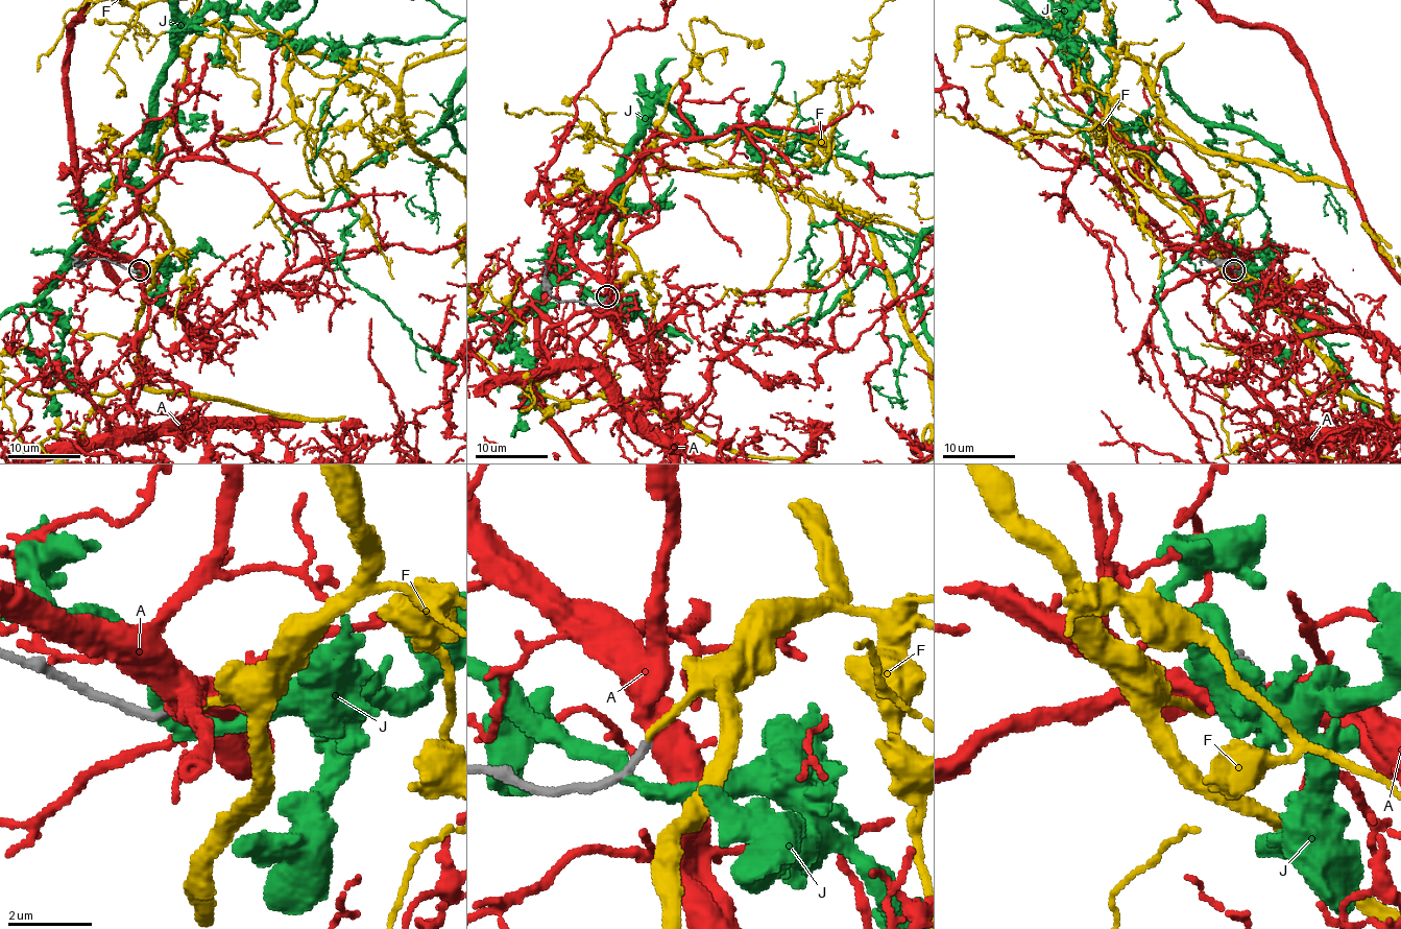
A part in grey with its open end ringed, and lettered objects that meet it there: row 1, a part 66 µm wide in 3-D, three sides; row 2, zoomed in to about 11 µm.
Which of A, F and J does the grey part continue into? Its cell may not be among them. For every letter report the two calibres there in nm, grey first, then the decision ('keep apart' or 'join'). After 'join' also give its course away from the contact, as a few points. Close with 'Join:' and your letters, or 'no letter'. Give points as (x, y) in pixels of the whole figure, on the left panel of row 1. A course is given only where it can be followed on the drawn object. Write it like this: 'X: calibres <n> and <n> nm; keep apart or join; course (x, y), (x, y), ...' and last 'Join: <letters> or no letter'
A: calibres 200 and 440 nm; keep apart
F: calibres 200 and 170 nm; join
J: calibres 280 and 320 nm; keep apart
Join: F

